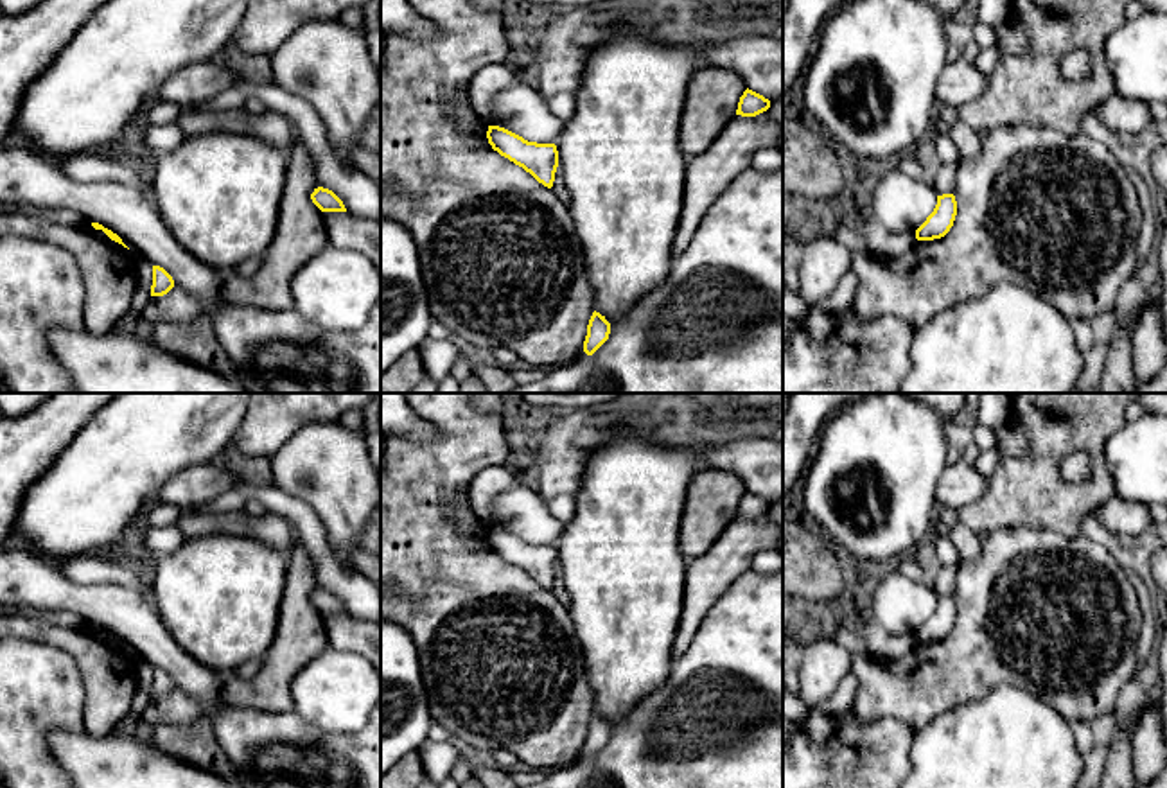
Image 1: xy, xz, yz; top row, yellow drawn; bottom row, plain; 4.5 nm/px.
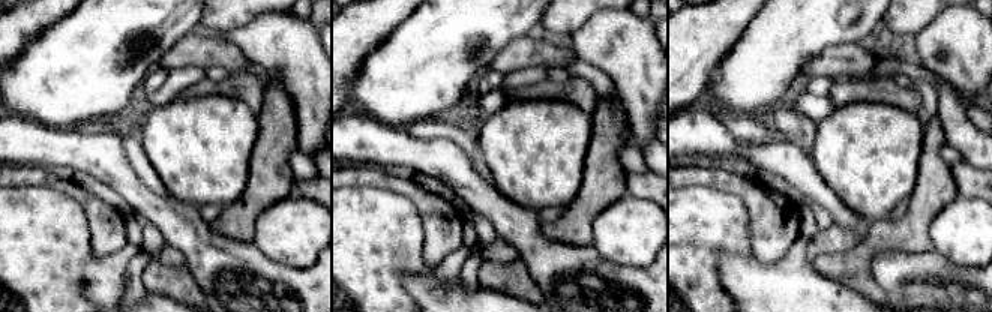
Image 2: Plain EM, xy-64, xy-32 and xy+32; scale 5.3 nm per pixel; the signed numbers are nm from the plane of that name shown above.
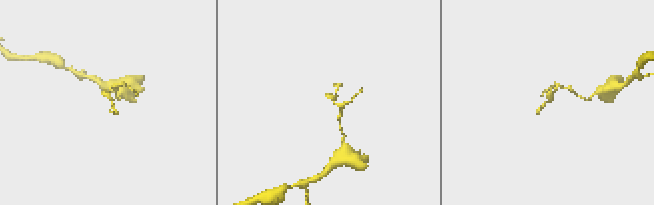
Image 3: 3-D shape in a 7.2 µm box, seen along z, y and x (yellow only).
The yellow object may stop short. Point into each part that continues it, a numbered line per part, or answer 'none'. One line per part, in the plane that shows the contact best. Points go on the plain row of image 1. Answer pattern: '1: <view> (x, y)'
none

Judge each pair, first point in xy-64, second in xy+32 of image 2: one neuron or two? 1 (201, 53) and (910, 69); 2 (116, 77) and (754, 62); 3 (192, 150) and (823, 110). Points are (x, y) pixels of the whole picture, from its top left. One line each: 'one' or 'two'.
1: two
2: one
3: two

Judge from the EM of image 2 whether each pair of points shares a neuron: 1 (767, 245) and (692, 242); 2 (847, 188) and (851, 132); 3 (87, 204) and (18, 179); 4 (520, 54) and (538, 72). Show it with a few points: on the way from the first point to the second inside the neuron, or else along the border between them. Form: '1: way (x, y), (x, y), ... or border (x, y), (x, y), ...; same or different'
1: border (746, 210), (752, 255); different
2: way (851, 174), (851, 146); same
3: way (71, 188), (45, 177), (35, 177); same
4: border (548, 66), (526, 66), (503, 75); different

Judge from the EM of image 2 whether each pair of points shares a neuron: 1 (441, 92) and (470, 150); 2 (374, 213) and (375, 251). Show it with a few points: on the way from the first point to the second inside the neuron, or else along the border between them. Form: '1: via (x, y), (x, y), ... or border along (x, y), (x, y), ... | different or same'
1: border along (446, 116), (423, 117), (411, 123) | different
2: via (374, 222), (374, 242) | same

